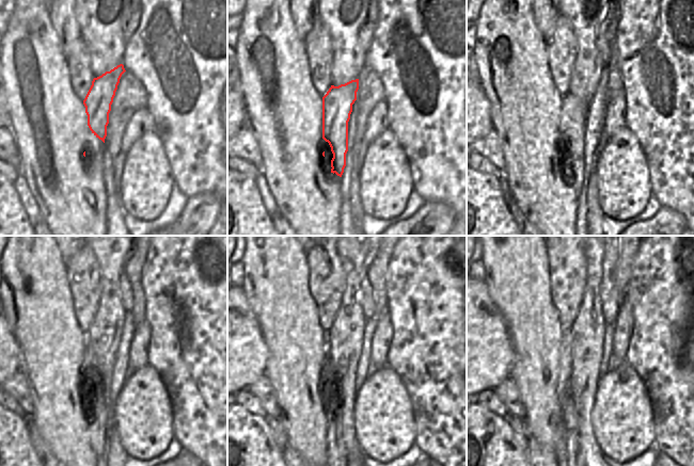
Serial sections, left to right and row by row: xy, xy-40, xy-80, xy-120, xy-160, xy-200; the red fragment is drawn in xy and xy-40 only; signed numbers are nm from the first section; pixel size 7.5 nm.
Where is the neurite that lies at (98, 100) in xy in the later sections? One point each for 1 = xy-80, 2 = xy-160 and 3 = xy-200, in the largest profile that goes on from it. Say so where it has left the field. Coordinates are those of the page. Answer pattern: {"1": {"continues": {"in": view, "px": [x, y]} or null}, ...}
{"1": {"continues": {"in": "xy-80", "px": [574, 111]}}, "2": {"continues": {"in": "xy-160", "px": [336, 452]}}, "3": {"continues": {"in": "xy-200", "px": [574, 452]}}}

